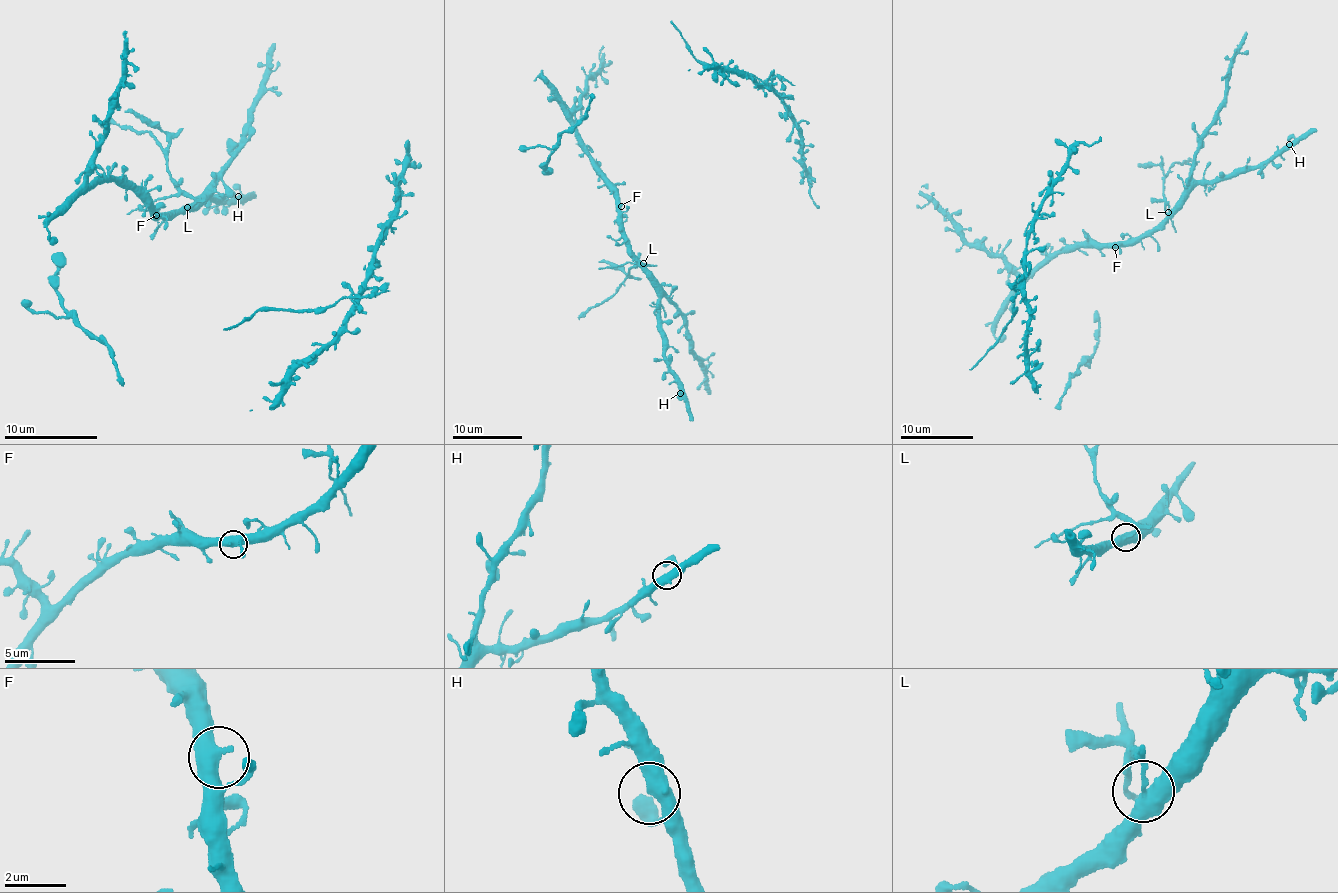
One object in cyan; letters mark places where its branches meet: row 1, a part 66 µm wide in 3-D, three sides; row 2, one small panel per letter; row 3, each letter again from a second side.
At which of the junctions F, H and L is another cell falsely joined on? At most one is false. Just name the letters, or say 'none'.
L

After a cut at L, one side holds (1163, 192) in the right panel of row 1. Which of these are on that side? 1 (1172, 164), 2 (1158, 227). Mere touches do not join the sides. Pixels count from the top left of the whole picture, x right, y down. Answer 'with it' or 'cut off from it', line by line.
1: with it
2: cut off from it

